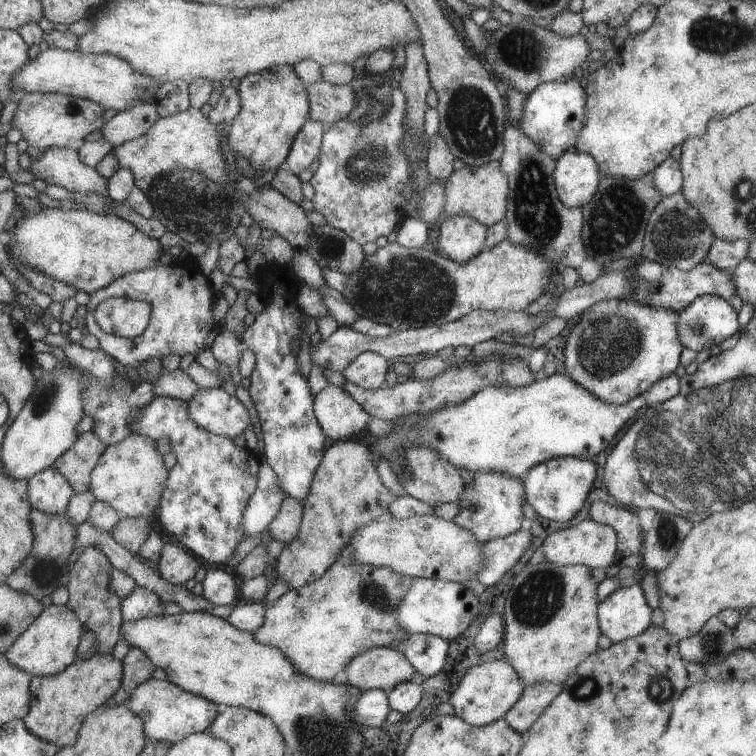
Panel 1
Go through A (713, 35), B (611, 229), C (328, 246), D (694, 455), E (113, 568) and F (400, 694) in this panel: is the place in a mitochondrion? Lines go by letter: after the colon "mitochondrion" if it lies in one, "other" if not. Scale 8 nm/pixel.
A: mitochondrion
B: mitochondrion
C: mitochondrion
D: mitochondrion
E: other
F: other

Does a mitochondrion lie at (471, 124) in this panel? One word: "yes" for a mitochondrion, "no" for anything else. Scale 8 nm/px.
yes

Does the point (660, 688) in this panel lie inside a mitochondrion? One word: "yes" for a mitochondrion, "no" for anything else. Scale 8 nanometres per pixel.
yes

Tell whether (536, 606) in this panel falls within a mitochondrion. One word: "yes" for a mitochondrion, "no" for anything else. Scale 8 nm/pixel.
yes

